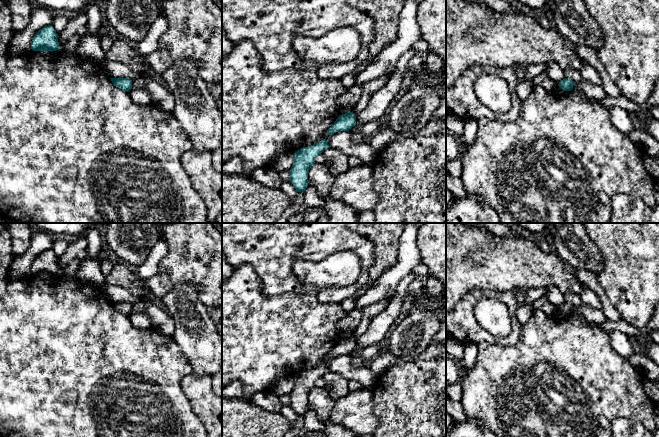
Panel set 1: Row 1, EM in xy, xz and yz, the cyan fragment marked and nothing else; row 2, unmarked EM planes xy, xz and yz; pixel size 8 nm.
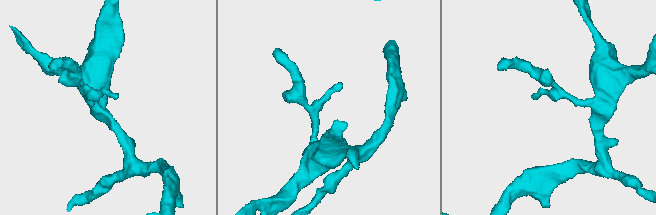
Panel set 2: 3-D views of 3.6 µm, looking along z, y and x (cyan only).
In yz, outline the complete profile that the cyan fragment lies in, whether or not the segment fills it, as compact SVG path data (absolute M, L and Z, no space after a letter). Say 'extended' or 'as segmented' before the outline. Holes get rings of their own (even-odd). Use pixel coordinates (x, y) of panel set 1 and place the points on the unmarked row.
as segmented; M564 302L562 305L559 306L558 310L565 315L571 315L573 313L574 308L574 305Z

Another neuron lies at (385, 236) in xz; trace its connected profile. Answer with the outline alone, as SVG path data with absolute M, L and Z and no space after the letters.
M345 223L346 227L374 243L374 262L369 269L370 288L398 260L399 239L406 223Z

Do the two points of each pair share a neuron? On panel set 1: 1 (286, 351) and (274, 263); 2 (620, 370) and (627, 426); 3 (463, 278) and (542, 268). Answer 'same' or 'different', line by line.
1: different
2: different
3: same

